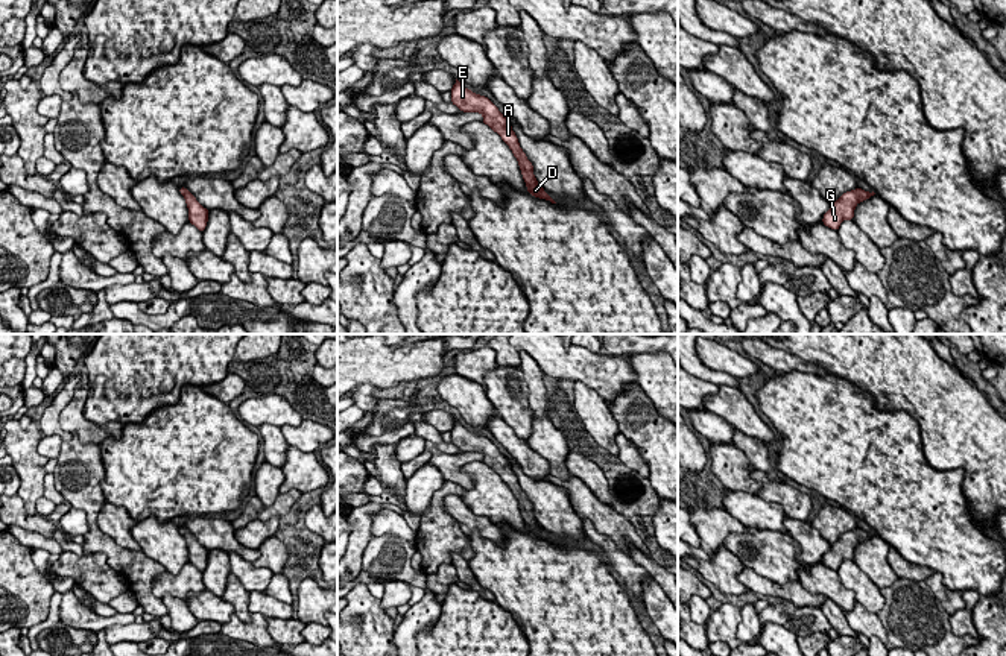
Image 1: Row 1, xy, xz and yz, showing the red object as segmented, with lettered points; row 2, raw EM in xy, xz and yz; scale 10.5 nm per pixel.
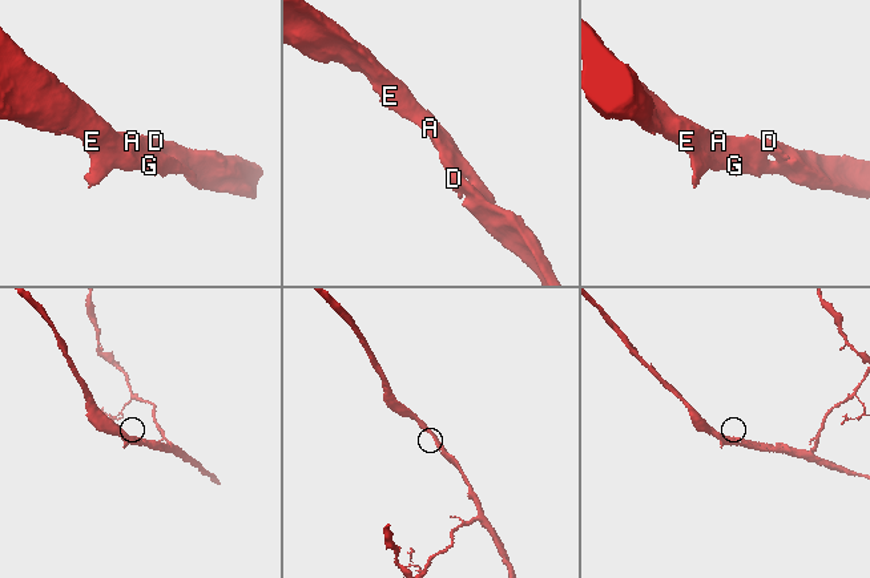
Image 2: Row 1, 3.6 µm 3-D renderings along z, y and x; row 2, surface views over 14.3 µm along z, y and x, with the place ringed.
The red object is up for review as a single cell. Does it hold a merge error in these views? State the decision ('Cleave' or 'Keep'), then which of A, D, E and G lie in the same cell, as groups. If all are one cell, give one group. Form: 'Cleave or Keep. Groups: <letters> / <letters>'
Keep. Groups: A D E G

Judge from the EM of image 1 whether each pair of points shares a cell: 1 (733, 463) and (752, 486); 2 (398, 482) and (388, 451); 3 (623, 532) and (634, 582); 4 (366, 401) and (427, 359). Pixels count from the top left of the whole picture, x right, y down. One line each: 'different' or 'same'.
1: same
2: same
3: different
4: different

